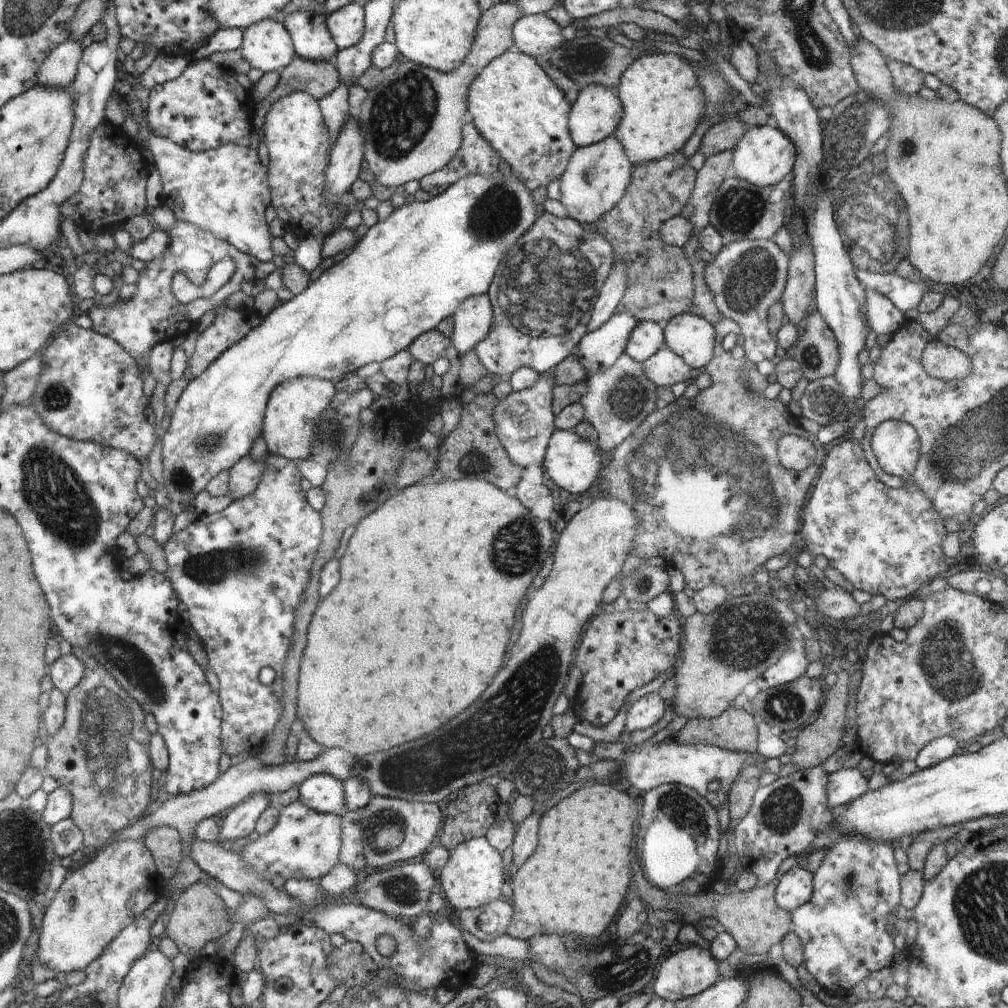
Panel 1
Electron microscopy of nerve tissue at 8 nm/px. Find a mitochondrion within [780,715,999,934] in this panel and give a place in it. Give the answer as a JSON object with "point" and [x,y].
{"point":[847,882]}

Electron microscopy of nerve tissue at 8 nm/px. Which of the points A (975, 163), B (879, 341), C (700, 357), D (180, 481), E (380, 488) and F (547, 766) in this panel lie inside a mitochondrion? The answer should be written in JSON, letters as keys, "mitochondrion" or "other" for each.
{"A":"other","B":"other","C":"other","D":"mitochondrion","E":"mitochondrion","F":"mitochondrion"}

